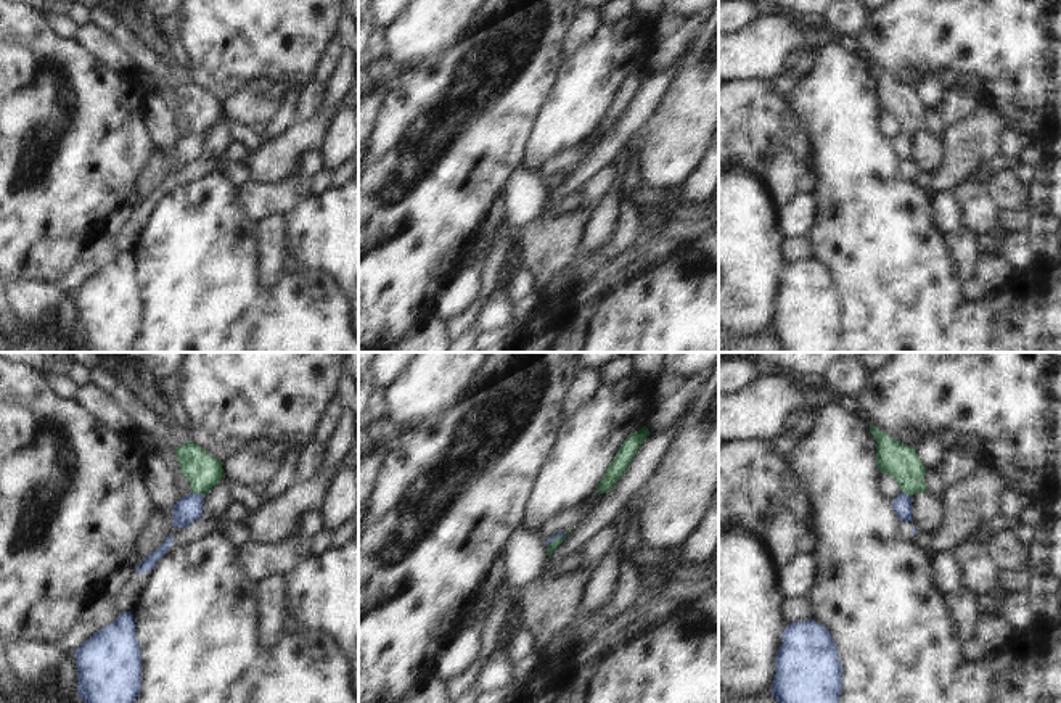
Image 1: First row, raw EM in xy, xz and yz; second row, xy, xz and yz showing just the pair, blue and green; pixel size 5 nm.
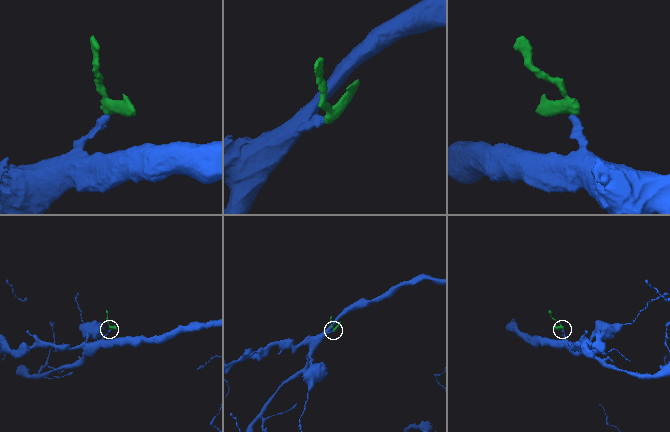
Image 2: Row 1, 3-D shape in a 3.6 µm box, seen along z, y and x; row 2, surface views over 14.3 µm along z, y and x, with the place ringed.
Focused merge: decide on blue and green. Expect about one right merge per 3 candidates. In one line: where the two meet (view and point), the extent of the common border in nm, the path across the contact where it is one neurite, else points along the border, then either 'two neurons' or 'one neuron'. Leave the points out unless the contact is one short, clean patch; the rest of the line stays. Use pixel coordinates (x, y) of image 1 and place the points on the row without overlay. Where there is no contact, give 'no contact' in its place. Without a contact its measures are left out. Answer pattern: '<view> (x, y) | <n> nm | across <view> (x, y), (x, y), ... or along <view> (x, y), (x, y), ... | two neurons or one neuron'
xy (198, 134) | 70 nm | across xy (187, 148), (198, 134), (201, 110) | one neuron

